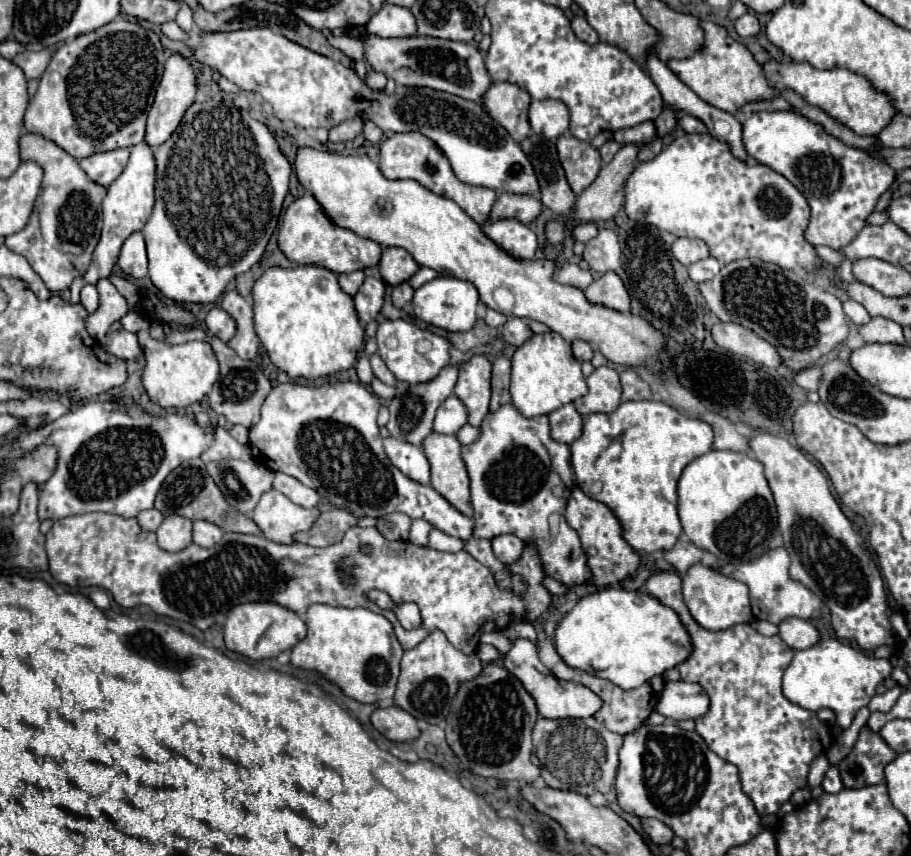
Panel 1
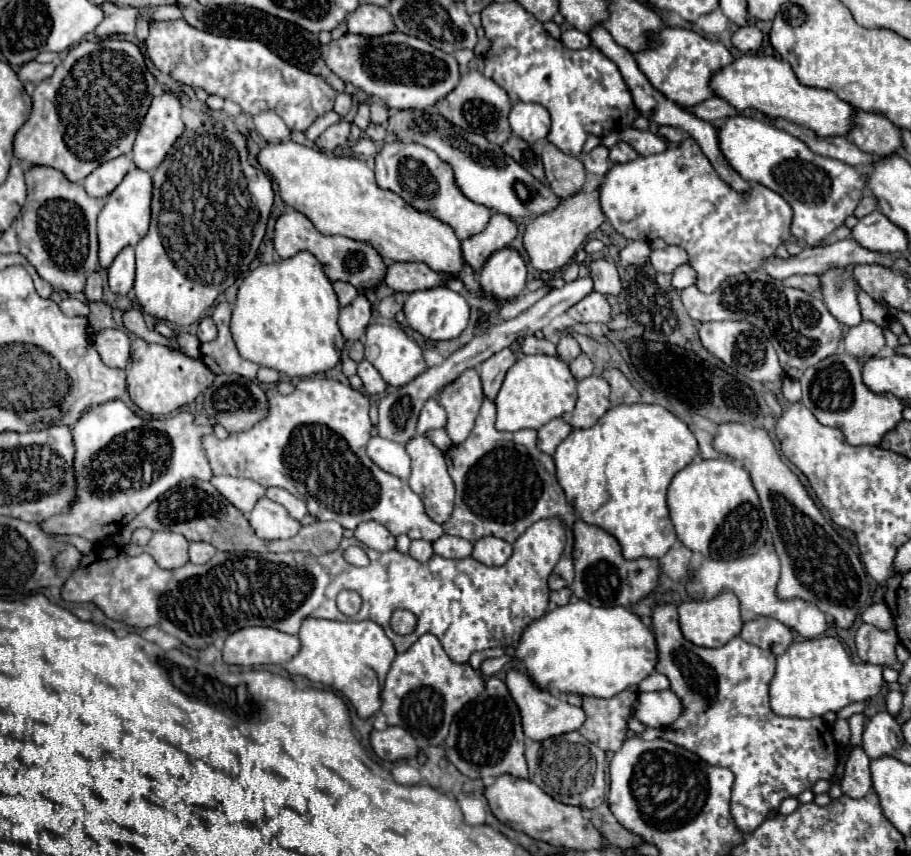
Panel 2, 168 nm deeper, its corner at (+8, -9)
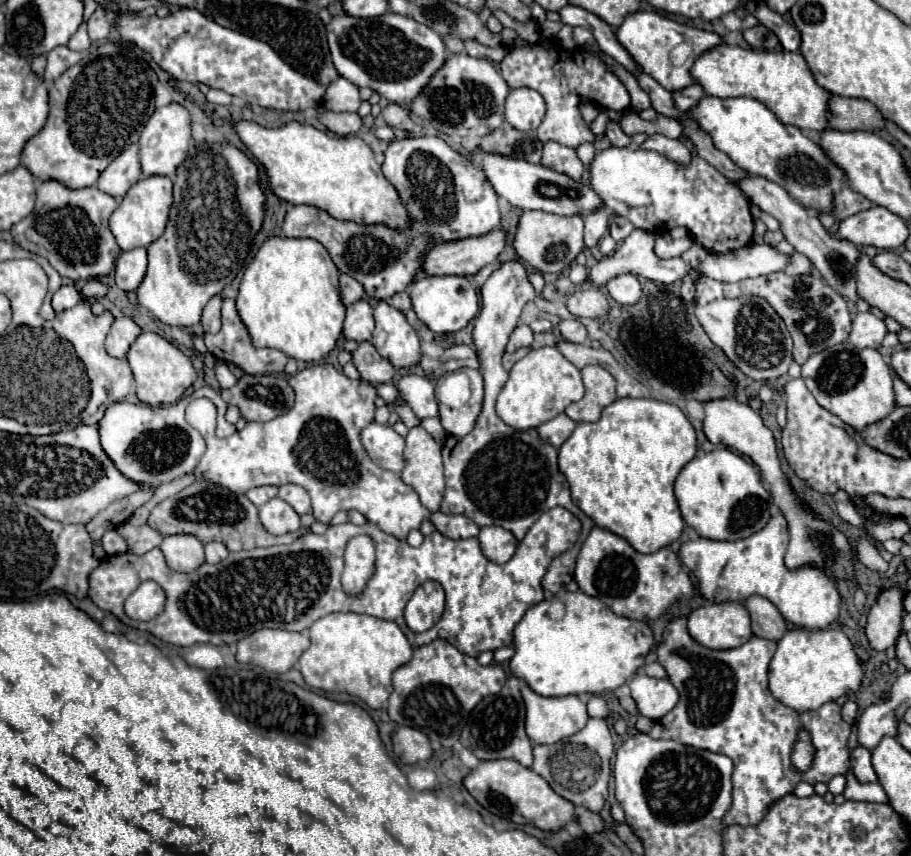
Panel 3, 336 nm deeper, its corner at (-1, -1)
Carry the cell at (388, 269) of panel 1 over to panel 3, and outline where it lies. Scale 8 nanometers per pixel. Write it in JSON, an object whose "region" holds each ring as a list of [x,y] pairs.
{"region":[[[496,228],[482,236],[462,238],[462,240],[454,240],[454,242],[442,242],[442,244],[432,246],[422,256],[422,270],[428,276],[474,276],[486,264],[496,262],[498,254],[504,250],[504,246],[506,246],[506,230],[502,230],[502,228]]]}

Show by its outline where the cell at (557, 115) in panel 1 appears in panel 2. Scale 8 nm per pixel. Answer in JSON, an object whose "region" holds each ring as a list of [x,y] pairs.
{"region":[[[517,102],[511,106],[509,124],[511,124],[511,130],[515,136],[533,144],[547,136],[551,118],[549,118],[549,112],[541,104]]]}

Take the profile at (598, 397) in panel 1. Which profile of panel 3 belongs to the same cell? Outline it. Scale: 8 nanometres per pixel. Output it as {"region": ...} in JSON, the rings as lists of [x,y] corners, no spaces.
{"region":[[[588,366],[582,368],[582,378],[586,386],[586,394],[582,400],[570,404],[566,408],[566,414],[574,422],[596,422],[606,406],[610,406],[616,396],[616,380],[614,376],[600,368],[600,366]]]}

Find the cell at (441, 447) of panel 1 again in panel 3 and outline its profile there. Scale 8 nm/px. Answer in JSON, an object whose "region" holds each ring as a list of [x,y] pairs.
{"region":[[[412,428],[406,436],[404,458],[406,468],[402,470],[402,480],[418,492],[420,502],[430,512],[438,512],[446,490],[442,444],[436,442],[424,428]]]}

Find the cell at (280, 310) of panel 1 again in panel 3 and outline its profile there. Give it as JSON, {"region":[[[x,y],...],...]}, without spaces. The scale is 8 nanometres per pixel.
{"region":[[[268,238],[254,260],[244,272],[240,292],[236,298],[238,314],[248,328],[252,344],[256,348],[274,348],[284,352],[288,358],[300,362],[320,362],[338,344],[342,336],[342,324],[346,308],[342,304],[342,292],[338,286],[338,268],[334,266],[328,250],[312,238]]]}

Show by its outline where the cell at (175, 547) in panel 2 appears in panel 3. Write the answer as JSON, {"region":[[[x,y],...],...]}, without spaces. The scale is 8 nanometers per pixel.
{"region":[[[188,534],[164,536],[160,548],[166,556],[168,566],[176,568],[178,572],[192,572],[204,562],[204,546],[200,540],[196,540],[196,536]]]}

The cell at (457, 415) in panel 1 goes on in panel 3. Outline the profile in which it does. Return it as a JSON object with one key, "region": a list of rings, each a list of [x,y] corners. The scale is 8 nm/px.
{"region":[[[408,374],[398,382],[398,390],[418,418],[438,418],[438,402],[434,396],[434,384],[428,378]]]}

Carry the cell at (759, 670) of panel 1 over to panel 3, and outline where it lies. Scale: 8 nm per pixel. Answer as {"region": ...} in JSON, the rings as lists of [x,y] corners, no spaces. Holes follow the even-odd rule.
{"region":[[[678,616],[664,628],[656,652],[658,662],[680,692],[680,702],[672,712],[654,722],[656,728],[650,730],[650,736],[680,740],[682,744],[720,752],[734,760],[732,808],[724,816],[724,824],[754,826],[780,798],[792,794],[798,782],[830,782],[836,774],[844,774],[850,768],[850,726],[842,720],[836,702],[828,702],[816,712],[800,714],[770,694],[768,664],[776,652],[774,640],[752,636],[738,648],[710,650],[688,634],[686,618]],[[800,730],[806,730],[812,744],[816,744],[816,768],[806,772],[794,770],[790,760]]]}

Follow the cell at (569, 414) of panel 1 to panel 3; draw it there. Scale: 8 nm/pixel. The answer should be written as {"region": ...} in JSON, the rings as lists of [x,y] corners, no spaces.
{"region":[[[558,414],[556,418],[538,426],[538,434],[542,440],[552,444],[554,448],[560,448],[568,440],[568,436],[574,432],[574,428],[576,428],[574,420],[570,420],[566,414]]]}

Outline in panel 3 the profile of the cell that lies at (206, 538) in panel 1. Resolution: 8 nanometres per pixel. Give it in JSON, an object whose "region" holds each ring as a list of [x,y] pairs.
{"region":[[[208,542],[208,544],[204,544],[204,552],[206,552],[206,562],[208,564],[218,564],[220,560],[224,560],[224,556],[228,556],[226,546],[220,544],[220,542]]]}

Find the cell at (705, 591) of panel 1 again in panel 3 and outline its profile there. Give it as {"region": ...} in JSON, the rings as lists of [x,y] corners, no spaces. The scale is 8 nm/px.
{"region":[[[740,602],[704,604],[688,616],[688,632],[706,648],[736,648],[752,636],[750,614]]]}

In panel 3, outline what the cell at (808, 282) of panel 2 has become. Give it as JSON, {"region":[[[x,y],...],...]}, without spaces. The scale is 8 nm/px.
{"region":[[[794,252],[792,254],[792,264],[788,264],[788,268],[784,270],[788,276],[798,276],[798,274],[810,274],[812,272],[812,262],[804,256]]]}

